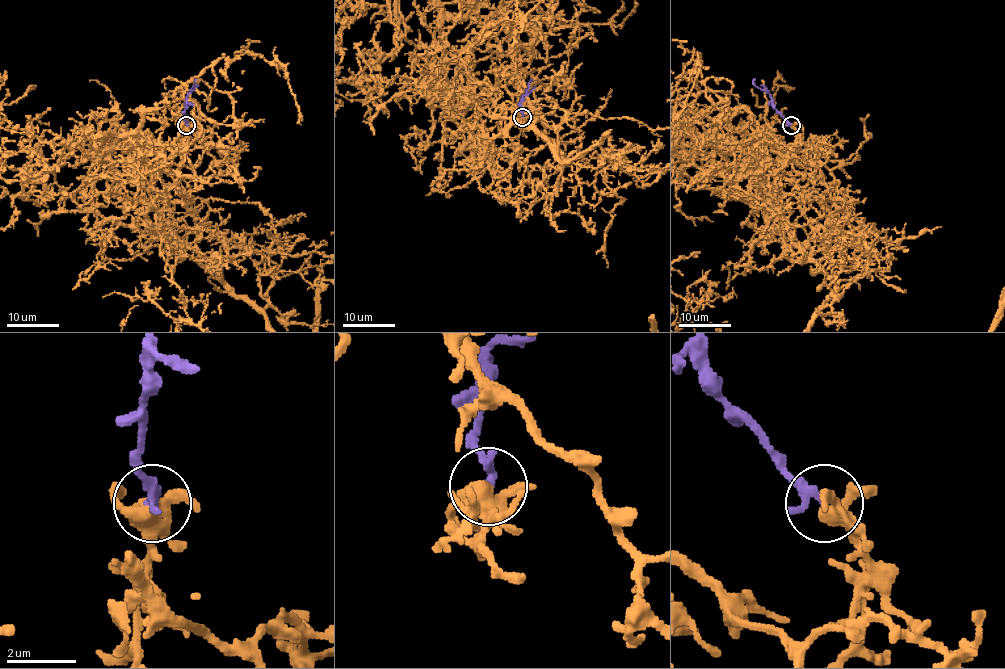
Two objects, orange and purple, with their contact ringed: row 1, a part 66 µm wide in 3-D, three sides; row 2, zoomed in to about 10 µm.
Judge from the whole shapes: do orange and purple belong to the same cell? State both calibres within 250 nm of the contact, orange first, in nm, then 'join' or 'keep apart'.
400 nm thick on the orange side, 200 nm on the other; join

